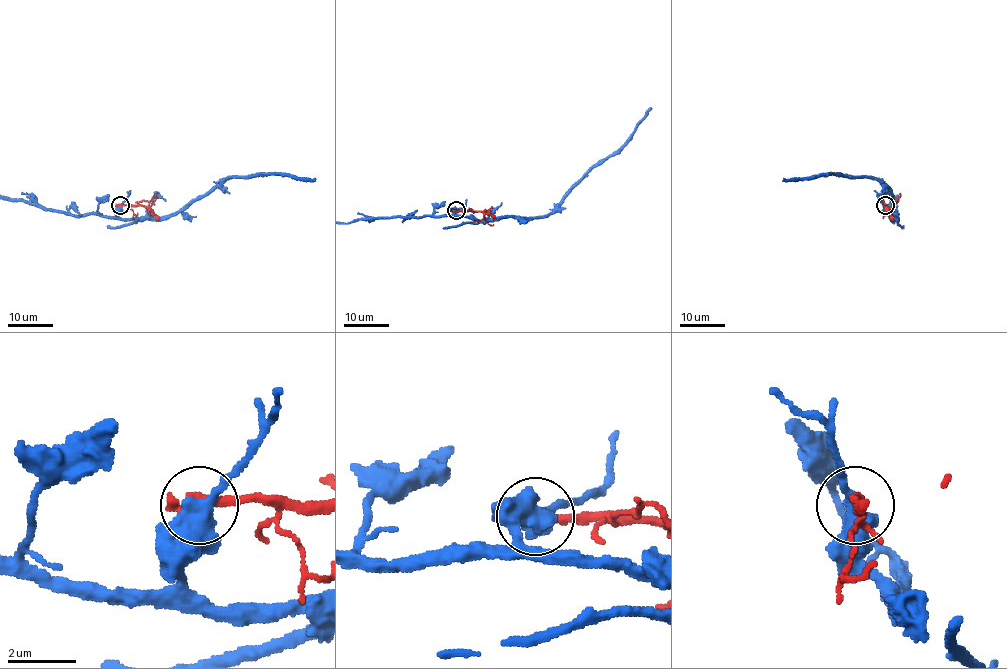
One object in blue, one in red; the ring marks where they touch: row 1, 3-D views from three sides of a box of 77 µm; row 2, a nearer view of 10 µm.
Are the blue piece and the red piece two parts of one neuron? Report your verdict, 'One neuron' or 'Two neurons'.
Two neurons

